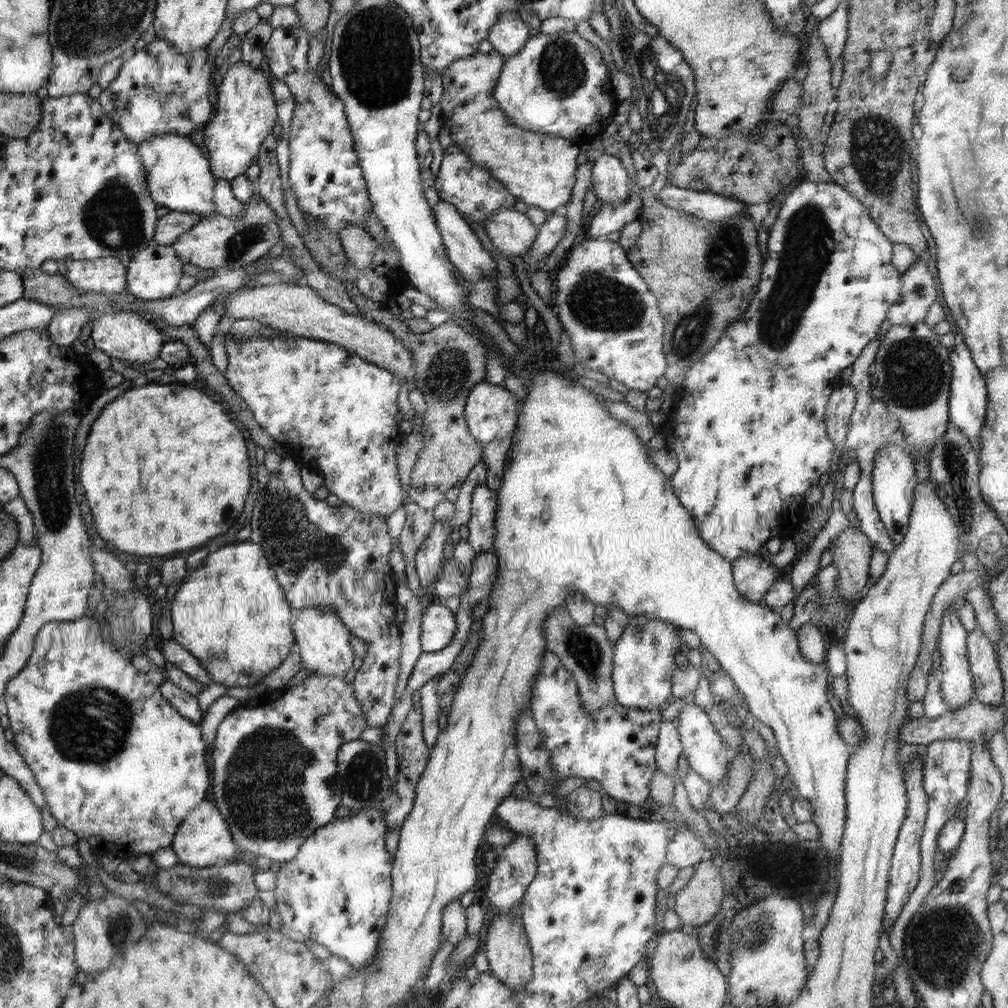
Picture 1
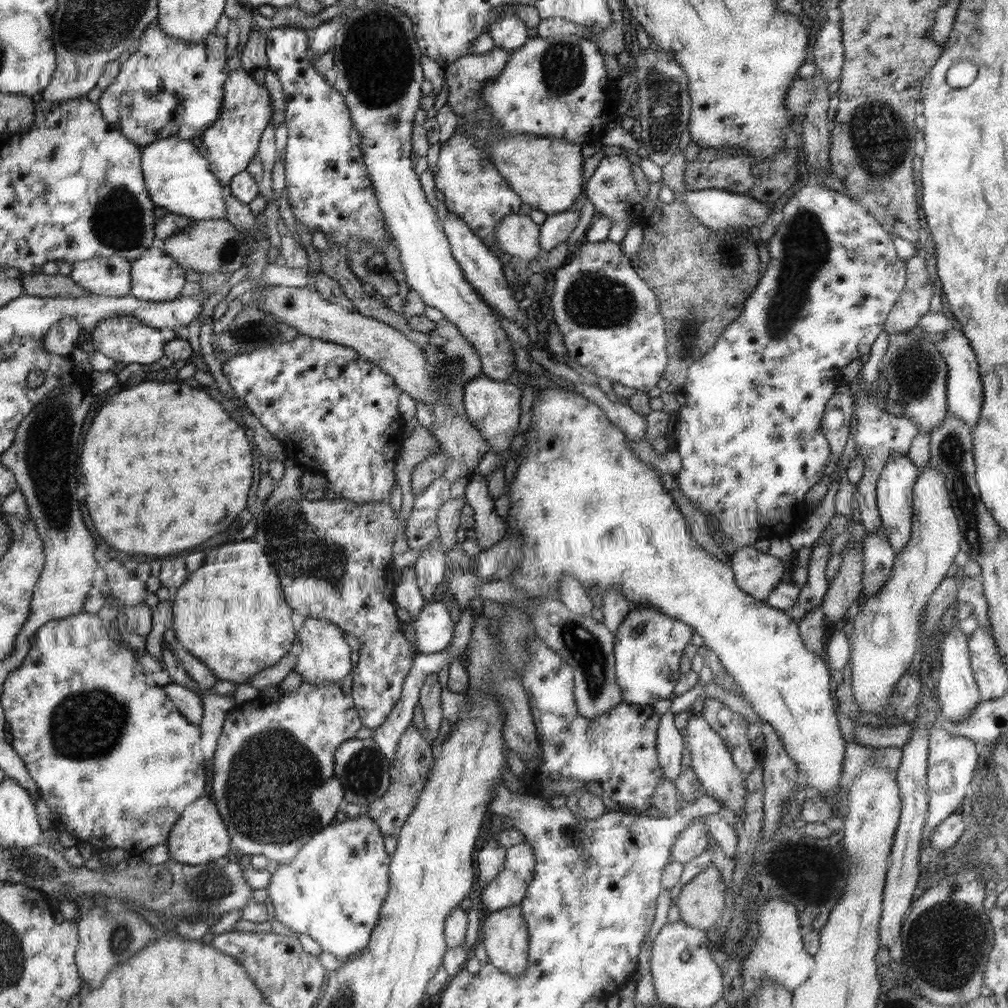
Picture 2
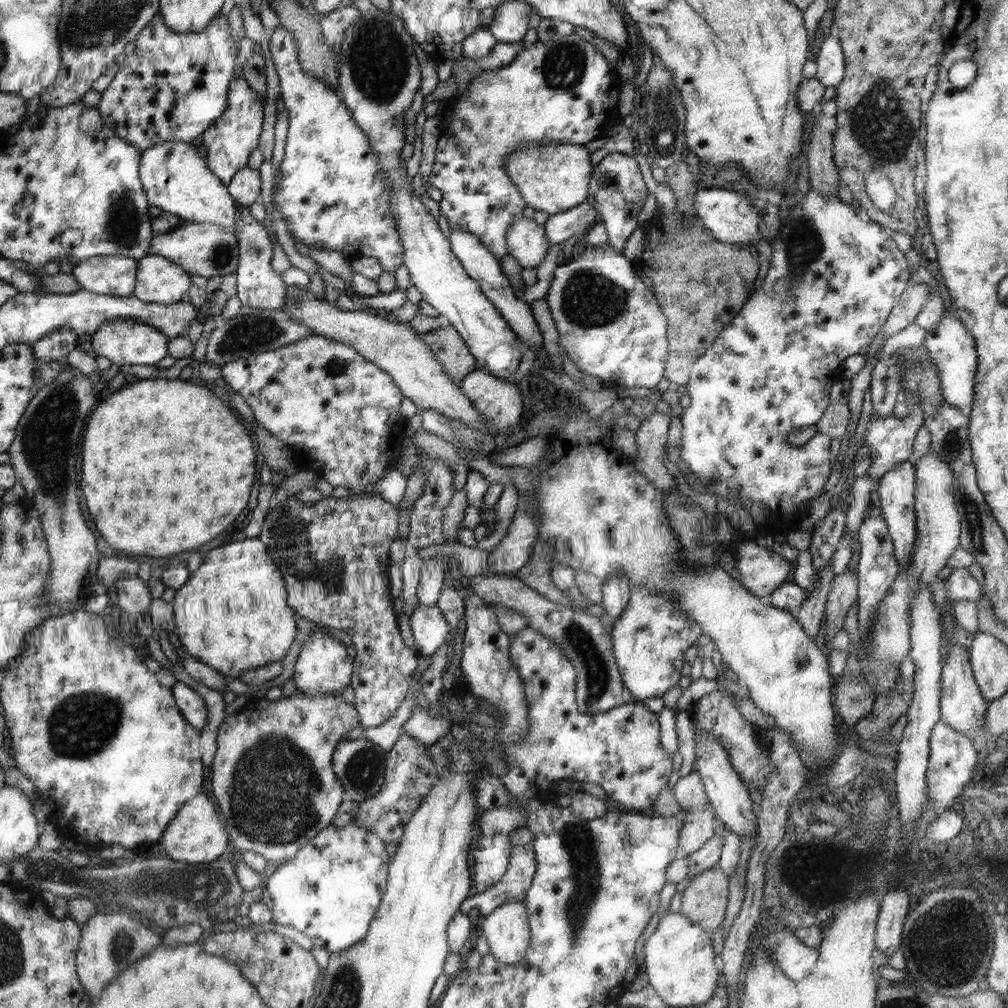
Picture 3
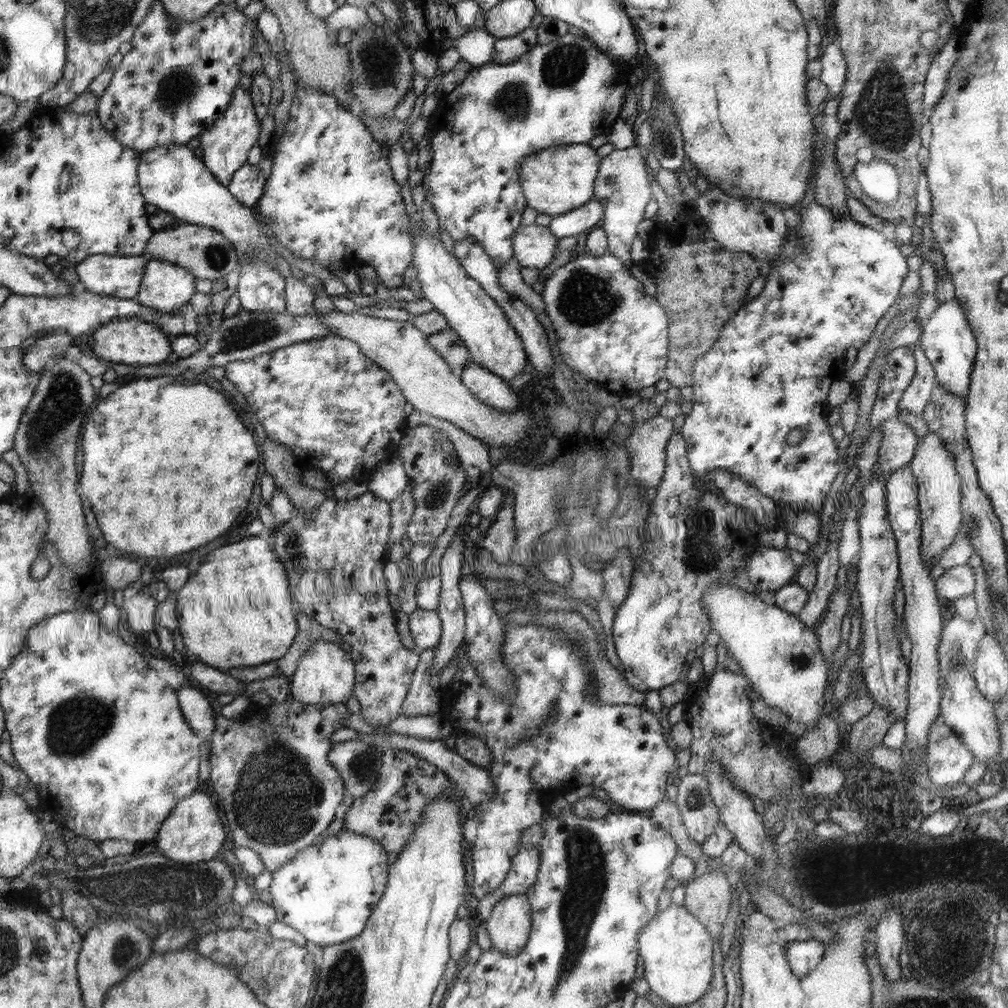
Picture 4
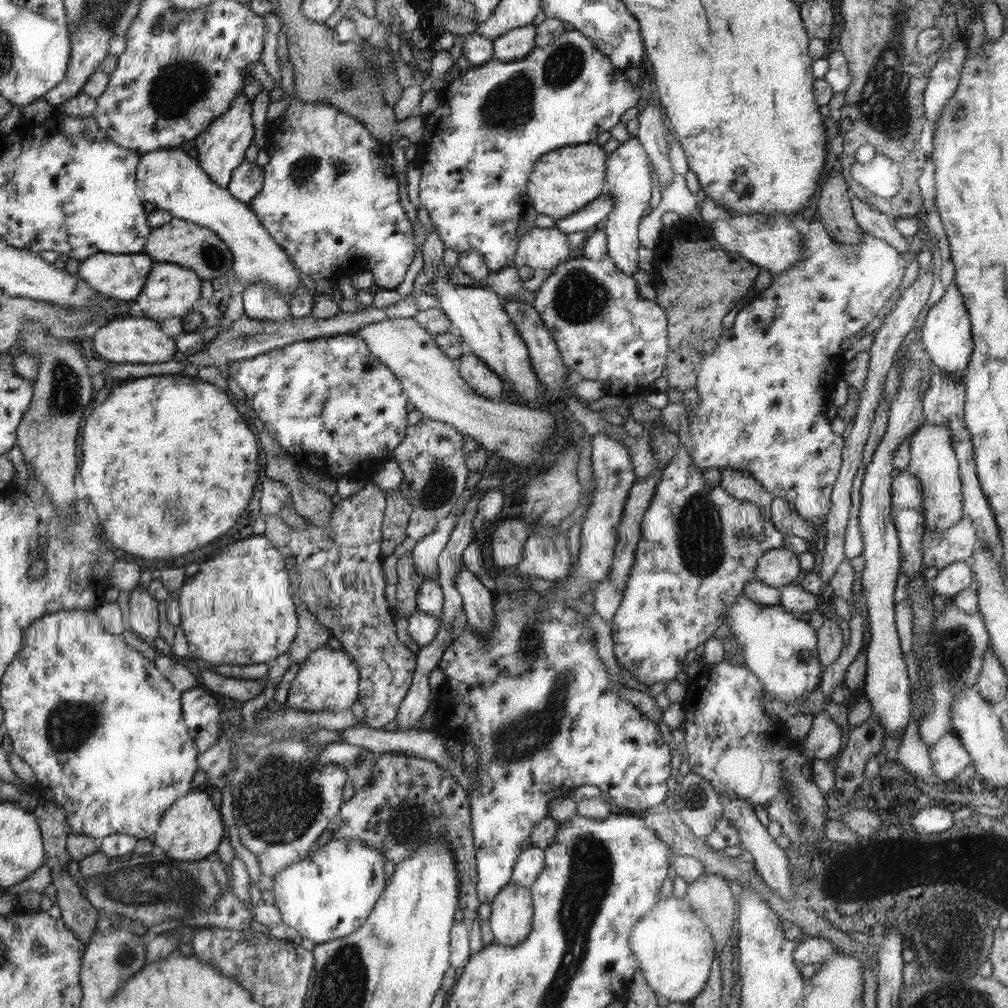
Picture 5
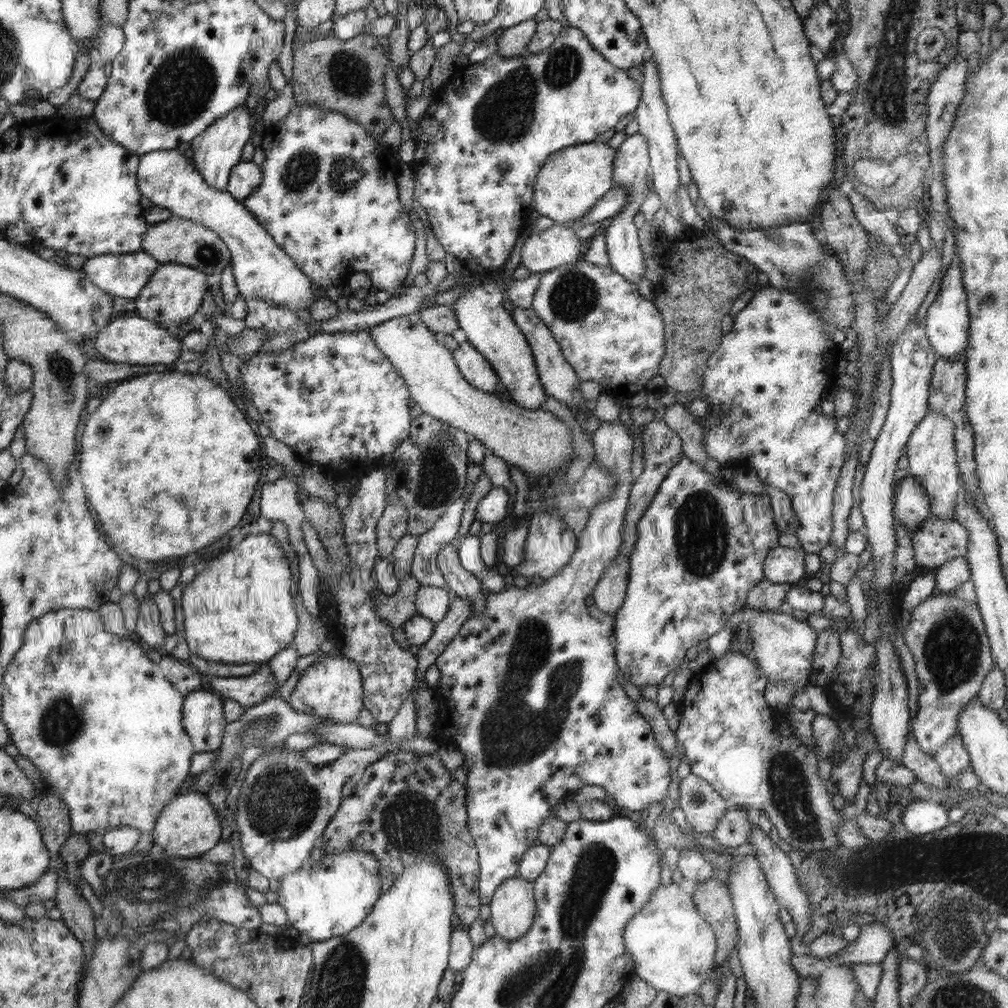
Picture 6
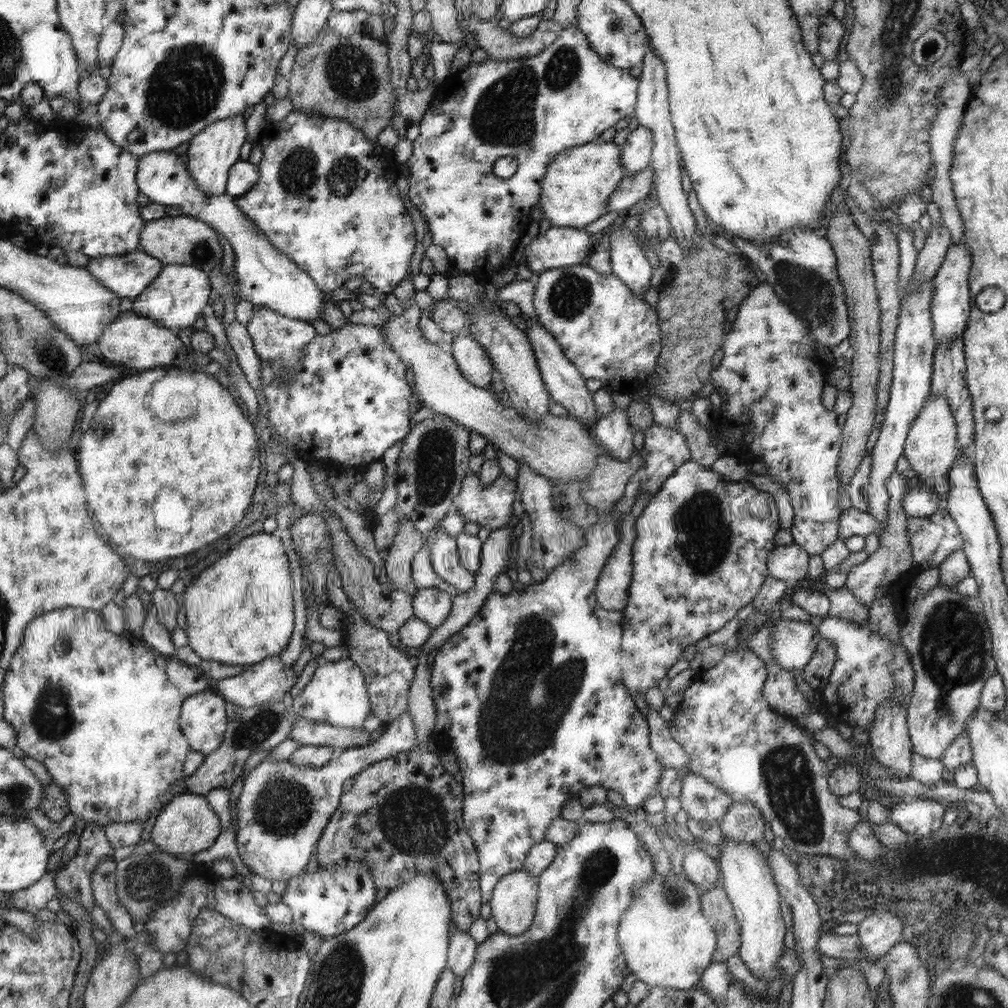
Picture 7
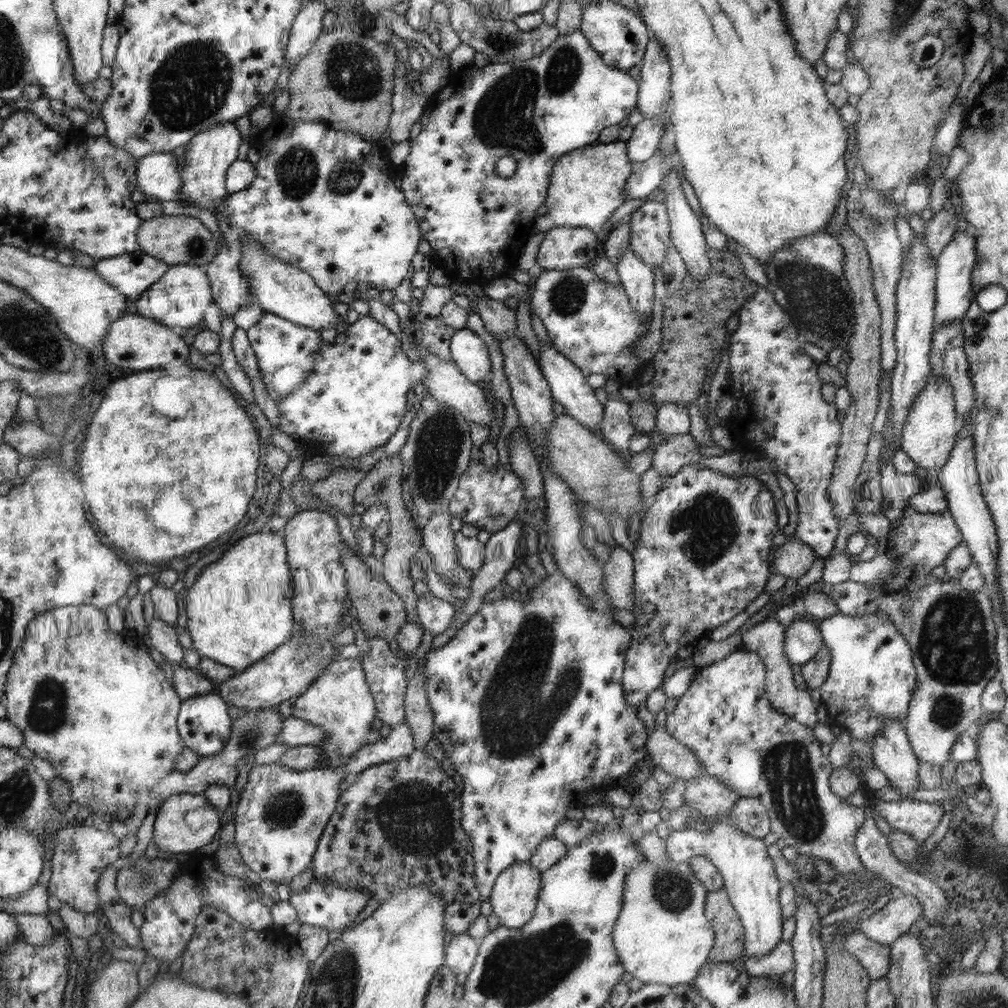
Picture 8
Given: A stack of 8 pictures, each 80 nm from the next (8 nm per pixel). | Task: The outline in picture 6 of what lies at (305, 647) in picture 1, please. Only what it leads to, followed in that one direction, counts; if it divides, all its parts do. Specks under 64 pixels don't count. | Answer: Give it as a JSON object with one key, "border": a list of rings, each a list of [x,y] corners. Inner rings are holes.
{"border":[[[327,654],[318,657],[312,665],[300,674],[296,688],[289,700],[290,706],[298,712],[313,714],[333,720],[336,724],[356,723],[360,710],[364,708],[364,679],[360,667],[352,659]]]}

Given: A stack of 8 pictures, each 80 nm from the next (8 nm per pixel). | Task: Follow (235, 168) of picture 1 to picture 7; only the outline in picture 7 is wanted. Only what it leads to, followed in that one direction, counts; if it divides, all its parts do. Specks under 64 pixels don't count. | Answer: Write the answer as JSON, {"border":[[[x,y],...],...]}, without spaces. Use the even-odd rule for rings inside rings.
{"border":[[[237,114],[236,117],[226,121],[216,122],[188,141],[189,147],[184,153],[186,166],[196,186],[202,192],[212,197],[227,193],[229,172],[240,160],[240,146],[244,142],[246,142],[246,126],[244,126],[243,114]]]}

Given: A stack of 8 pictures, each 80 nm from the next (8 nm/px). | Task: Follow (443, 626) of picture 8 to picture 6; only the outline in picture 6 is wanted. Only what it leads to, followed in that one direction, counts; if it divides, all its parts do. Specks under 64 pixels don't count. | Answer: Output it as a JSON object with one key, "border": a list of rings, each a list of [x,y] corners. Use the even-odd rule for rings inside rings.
{"border":[[[420,585],[416,593],[416,611],[435,624],[440,622],[450,608],[450,592],[438,586]]]}

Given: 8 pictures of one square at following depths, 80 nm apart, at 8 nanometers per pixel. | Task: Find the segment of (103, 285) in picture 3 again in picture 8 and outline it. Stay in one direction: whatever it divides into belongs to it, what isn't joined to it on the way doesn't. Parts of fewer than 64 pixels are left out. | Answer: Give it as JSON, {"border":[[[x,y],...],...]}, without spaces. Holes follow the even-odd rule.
{"border":[[[139,248],[121,257],[97,259],[94,270],[128,299],[137,301],[145,290],[164,276],[169,265],[152,254],[144,254]]]}

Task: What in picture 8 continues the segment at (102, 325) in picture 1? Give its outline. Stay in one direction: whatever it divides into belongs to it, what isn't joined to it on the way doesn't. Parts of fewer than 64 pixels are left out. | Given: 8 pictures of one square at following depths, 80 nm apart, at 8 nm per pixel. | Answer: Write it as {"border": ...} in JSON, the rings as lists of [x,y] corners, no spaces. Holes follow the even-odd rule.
{"border":[[[128,311],[115,321],[114,326],[109,327],[102,351],[110,364],[142,372],[130,374],[110,384],[82,444],[77,474],[86,478],[85,497],[89,517],[97,522],[97,529],[116,549],[128,552],[125,555],[131,559],[166,562],[186,556],[188,552],[214,542],[244,518],[254,496],[258,480],[256,470],[260,466],[260,440],[254,428],[256,422],[252,422],[232,392],[224,388],[224,384],[210,371],[188,368],[182,372],[182,376],[176,376],[176,372],[156,370],[158,374],[164,374],[154,380],[152,388],[150,370],[180,366],[183,362],[180,354],[188,354],[188,344],[168,326],[145,318],[145,315]]]}

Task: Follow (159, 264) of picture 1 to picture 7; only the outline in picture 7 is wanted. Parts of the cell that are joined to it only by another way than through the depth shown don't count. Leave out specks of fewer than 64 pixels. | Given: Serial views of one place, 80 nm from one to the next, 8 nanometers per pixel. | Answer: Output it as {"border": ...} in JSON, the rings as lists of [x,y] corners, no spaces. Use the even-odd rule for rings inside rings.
{"border":[[[164,264],[161,271],[162,278],[158,278],[158,282],[154,282],[154,286],[149,286],[150,290],[146,290],[146,294],[142,294],[142,298],[133,299],[131,312],[153,320],[162,327],[185,330],[200,318],[200,312],[204,310],[204,306],[208,306],[211,283],[208,282],[208,273],[201,267],[177,264]]]}

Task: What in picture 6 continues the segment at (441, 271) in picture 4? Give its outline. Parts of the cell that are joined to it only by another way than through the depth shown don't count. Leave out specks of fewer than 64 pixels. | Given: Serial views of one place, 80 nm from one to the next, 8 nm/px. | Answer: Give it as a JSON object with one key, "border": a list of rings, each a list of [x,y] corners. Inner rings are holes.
{"border":[[[489,281],[484,288],[463,290],[456,305],[451,307],[456,311],[458,326],[465,332],[466,340],[486,358],[486,362],[492,364],[493,370],[497,371],[498,378],[501,378],[504,388],[512,397],[512,402],[526,410],[540,410],[546,401],[545,388],[542,387],[529,341],[514,322],[513,315],[504,307],[505,299],[501,286]]]}

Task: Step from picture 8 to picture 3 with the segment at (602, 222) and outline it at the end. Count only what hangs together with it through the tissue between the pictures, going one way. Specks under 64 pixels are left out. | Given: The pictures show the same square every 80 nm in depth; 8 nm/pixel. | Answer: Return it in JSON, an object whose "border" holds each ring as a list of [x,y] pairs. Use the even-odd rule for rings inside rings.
{"border":[[[523,142],[507,158],[505,166],[530,208],[555,215],[584,203],[592,178],[590,152],[584,145],[554,142]]]}

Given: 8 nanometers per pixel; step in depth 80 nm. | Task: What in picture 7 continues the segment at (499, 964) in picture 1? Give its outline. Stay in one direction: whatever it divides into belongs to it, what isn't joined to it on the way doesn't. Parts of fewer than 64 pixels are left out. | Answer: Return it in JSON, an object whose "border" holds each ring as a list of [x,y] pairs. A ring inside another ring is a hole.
{"border":[[[524,870],[510,872],[493,888],[490,908],[503,937],[521,936],[536,920],[537,876]]]}

